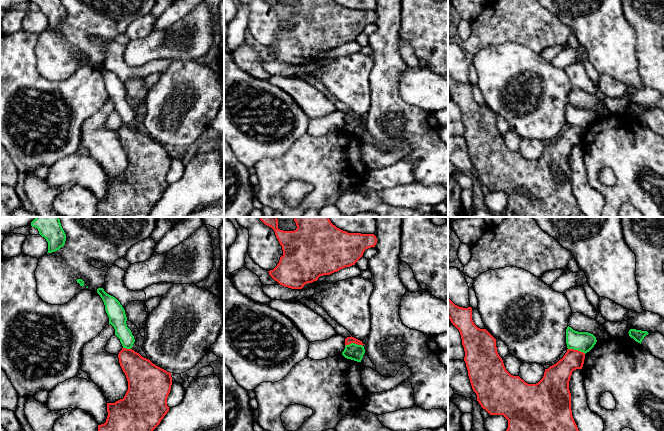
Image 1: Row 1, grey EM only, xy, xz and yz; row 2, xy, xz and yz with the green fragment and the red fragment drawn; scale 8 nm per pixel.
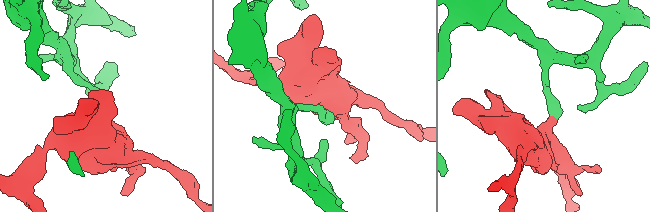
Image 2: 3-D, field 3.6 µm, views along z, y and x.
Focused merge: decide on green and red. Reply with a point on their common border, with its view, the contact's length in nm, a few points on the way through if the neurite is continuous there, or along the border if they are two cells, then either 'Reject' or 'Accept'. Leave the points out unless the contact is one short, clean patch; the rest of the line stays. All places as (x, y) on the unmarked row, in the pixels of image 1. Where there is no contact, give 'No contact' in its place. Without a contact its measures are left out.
Touches green at xz (353, 119). Shared border 140 nm. Boundary: xz (362, 121), (349, 119), (345, 122). Reject

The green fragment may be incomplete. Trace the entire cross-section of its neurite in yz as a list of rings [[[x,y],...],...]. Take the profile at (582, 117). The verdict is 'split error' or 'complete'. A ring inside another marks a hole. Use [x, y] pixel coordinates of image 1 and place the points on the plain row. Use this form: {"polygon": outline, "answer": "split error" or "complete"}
{"polygon": [[[571,103],[566,105],[566,120],[568,125],[574,125],[583,129],[589,128],[596,120],[596,113],[588,108],[578,108]]], "answer": "complete"}

